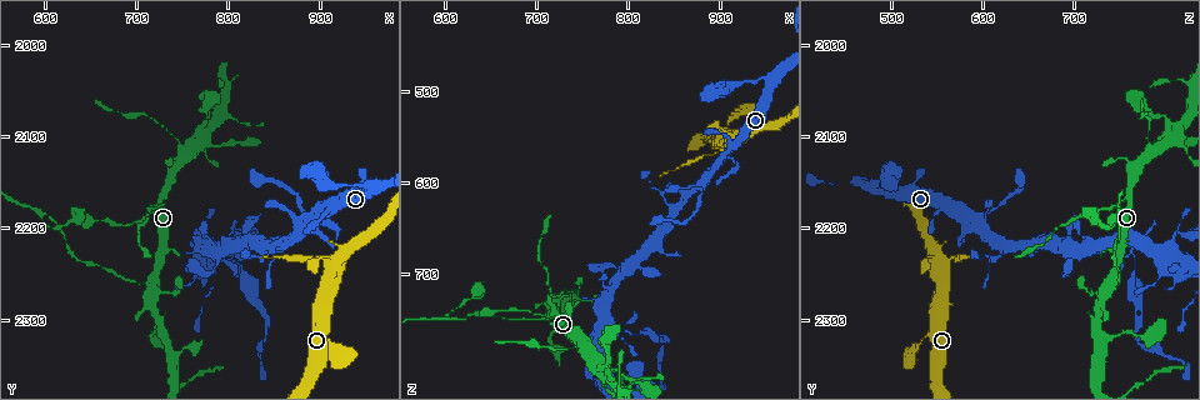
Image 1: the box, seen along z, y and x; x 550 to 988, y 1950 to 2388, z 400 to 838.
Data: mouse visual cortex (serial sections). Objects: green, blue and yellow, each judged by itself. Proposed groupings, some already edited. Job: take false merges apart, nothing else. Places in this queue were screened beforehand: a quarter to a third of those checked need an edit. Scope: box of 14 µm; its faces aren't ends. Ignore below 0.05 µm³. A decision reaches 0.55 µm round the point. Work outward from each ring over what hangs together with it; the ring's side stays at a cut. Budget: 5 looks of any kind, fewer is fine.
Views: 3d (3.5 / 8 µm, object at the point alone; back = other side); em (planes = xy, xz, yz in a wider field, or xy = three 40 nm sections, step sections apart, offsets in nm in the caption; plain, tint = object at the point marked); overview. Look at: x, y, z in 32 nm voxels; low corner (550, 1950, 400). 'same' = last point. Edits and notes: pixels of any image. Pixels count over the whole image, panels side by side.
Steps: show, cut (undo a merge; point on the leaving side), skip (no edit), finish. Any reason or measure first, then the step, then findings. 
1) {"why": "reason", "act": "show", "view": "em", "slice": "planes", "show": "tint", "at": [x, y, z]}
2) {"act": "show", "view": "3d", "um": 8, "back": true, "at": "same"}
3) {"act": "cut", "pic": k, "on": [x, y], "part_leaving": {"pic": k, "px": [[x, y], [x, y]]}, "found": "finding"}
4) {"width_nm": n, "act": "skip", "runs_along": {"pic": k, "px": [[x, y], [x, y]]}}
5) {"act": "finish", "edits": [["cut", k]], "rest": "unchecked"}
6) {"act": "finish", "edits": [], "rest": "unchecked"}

{"why": "calibre changes", "act": "show", "view": "3d", "um": 3.5, "at": [895, 2230, 570]}

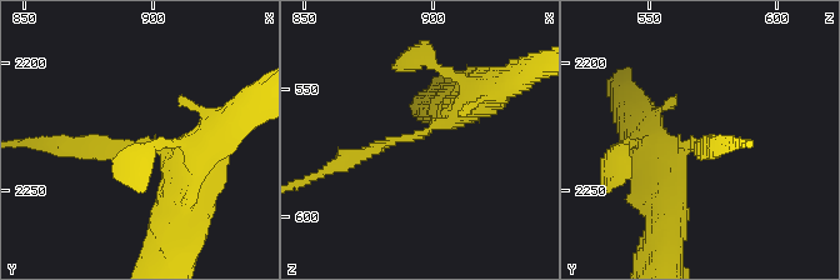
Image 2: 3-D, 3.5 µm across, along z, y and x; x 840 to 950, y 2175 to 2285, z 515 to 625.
{"act": "show", "view": "em", "slice": "xy", "step": 5, "show": "tint", "at": [897, 2233, 567]}

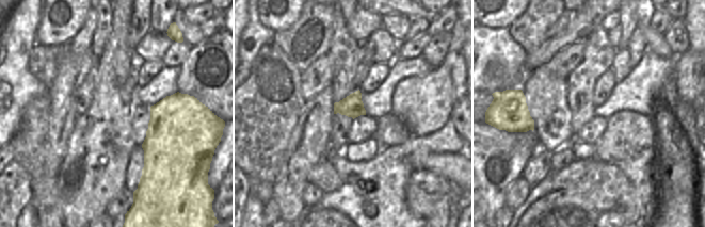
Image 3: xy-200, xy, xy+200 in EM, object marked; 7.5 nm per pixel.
{"act": "show", "view": "em", "slice": "planes", "show": "tint", "at": "same"}

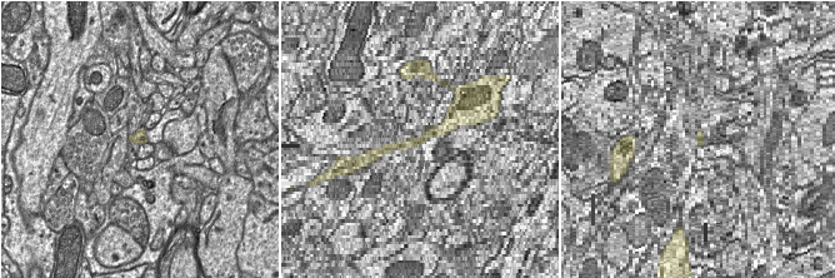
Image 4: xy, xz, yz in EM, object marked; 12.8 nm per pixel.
{"act": "skip", "runs_along": {"pic": 2, "px": [[468, 103], [421, 135], [341, 160]]}, "found": "all the same cell"}

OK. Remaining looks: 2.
{"why": "thin neck", "act": "show", "view": "3d", "um": 3.5, "at": [740, 2090, 780]}

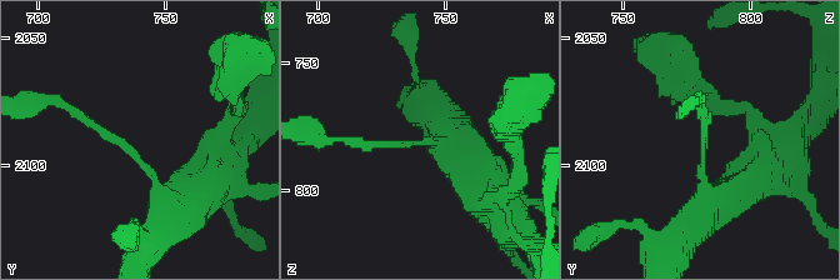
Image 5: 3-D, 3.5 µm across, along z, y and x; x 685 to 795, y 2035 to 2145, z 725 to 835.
{"arm_widths_nm": [150, 400], "why": "shape alone is not enough", "act": "show", "view": "em", "slice": "planes", "show": "tint", "at": [736, 2095, 780]}

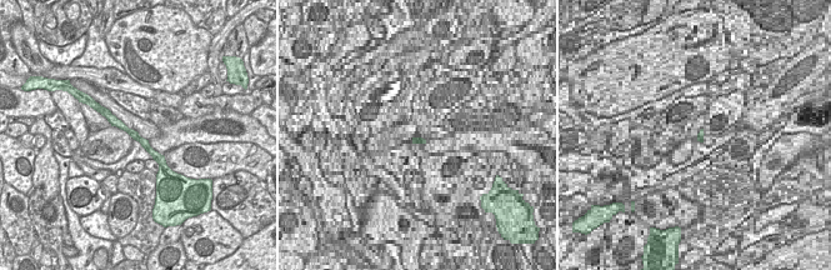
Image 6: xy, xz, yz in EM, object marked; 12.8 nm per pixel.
{"width_nm": 120, "act": "skip", "runs_along": {"pic": 5, "px": [[170, 213], [143, 163], [63, 105]]}, "found": "one cell here"}

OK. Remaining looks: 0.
{"act": "finish", "edits": [], "rest": "unchecked"}

